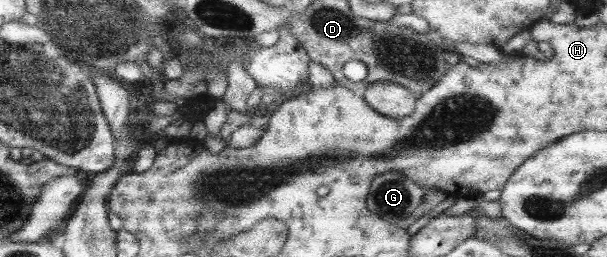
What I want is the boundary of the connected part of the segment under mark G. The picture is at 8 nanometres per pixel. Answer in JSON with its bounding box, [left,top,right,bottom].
[365,171,427,225]

